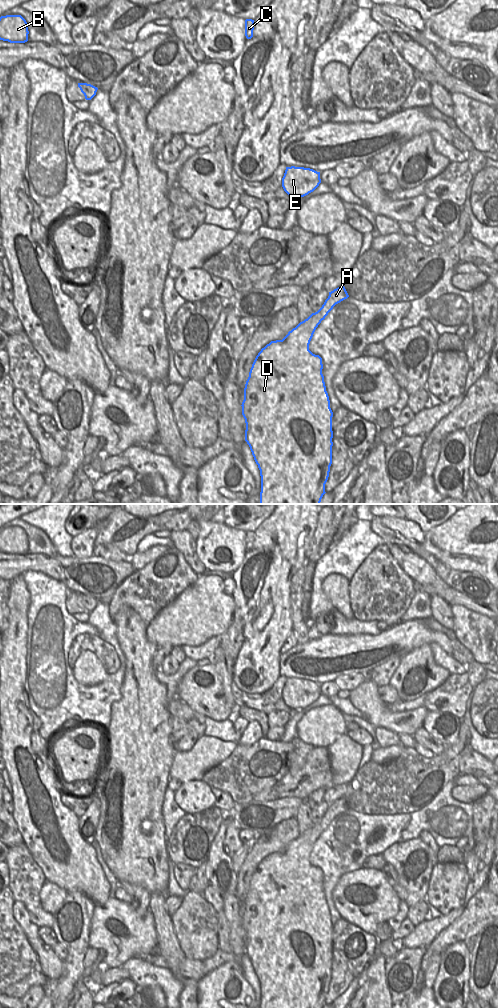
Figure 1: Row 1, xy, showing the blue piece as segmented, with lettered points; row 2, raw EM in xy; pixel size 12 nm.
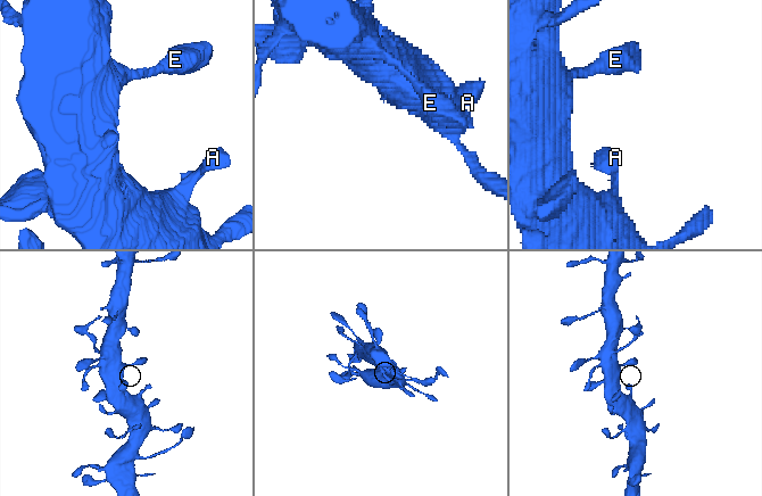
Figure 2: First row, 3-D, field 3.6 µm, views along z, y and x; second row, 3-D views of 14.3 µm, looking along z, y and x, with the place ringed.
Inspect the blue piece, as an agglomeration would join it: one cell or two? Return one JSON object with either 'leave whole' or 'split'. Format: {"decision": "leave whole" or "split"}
{"decision": "leave whole"}

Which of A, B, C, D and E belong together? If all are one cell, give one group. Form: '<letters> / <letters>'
A B C D E

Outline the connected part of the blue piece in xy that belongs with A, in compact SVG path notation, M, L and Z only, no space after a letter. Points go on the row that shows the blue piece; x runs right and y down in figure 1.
M342 285L329 292L322 307L288 332L282 340L271 341L256 356L244 388L242 415L245 419L245 441L261 476L260 504L320 504L332 464L332 417L326 391L323 364L319 355L309 350L313 334L333 307L349 297Z

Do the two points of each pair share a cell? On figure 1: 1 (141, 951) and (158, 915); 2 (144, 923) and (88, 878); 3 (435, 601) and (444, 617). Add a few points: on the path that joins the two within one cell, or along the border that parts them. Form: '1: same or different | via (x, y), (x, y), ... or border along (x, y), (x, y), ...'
1: different | border along (149, 909), (152, 914), (158, 944)
2: different | border along (110, 897), (103, 904), (95, 906)
3: same | via (438, 605), (442, 613)

